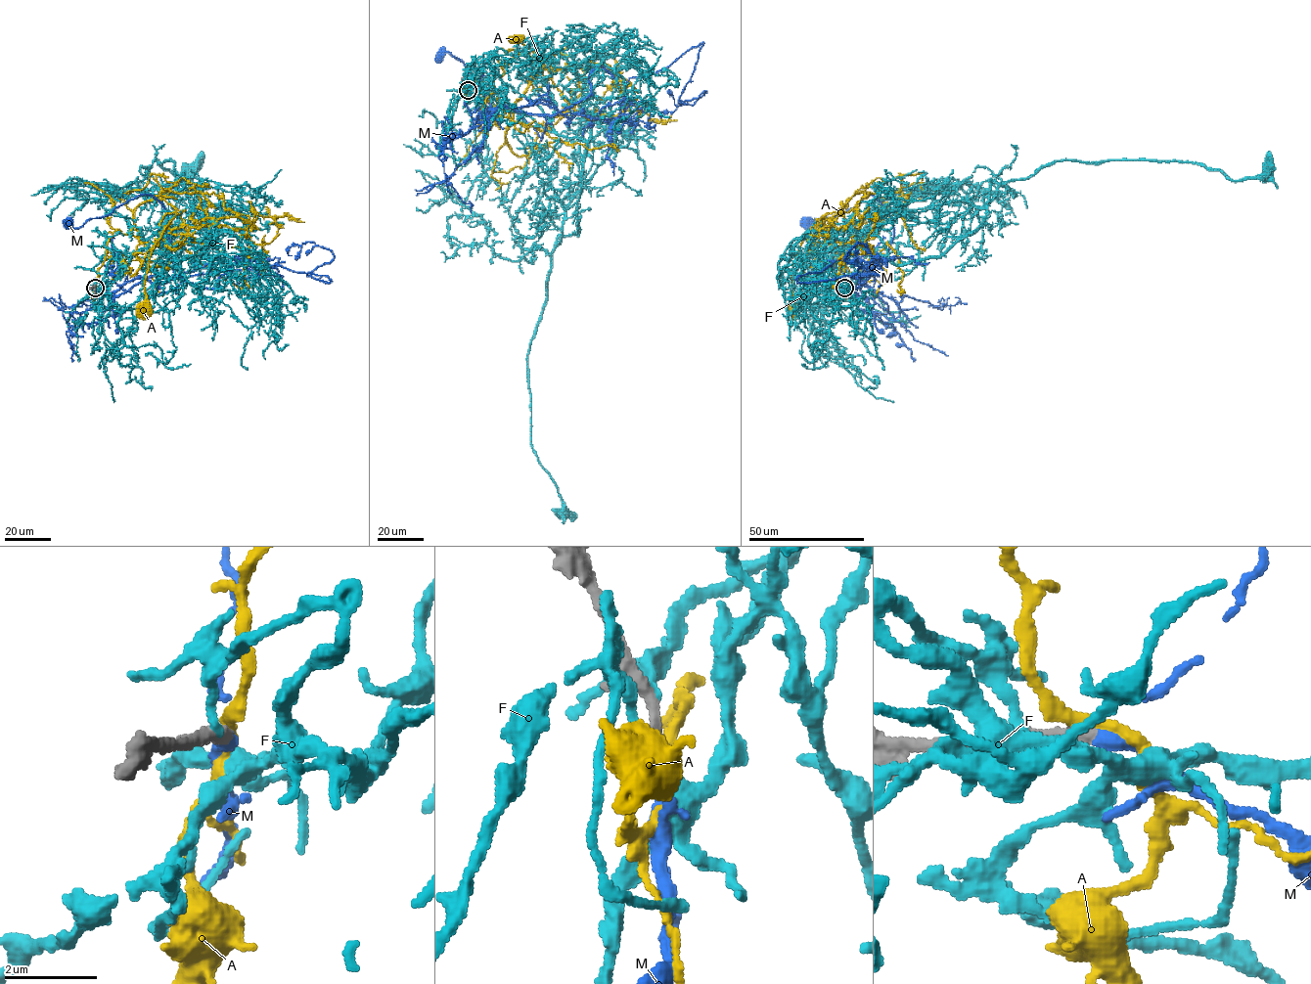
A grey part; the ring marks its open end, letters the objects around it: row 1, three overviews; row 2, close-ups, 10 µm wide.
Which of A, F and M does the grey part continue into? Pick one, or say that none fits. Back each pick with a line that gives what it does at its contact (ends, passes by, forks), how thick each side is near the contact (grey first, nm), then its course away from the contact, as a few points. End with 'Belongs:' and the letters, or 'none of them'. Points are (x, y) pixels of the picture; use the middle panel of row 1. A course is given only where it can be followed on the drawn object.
M: it passes by | 320/280 nm
Belongs: M

